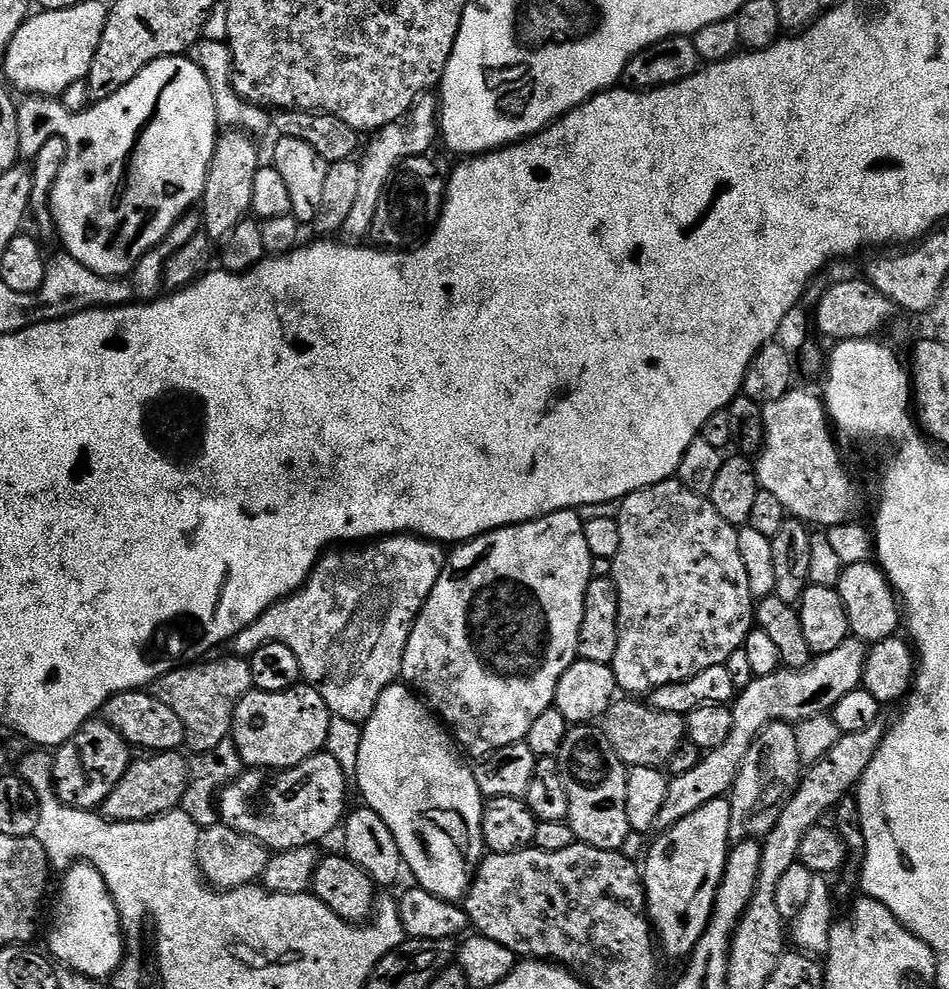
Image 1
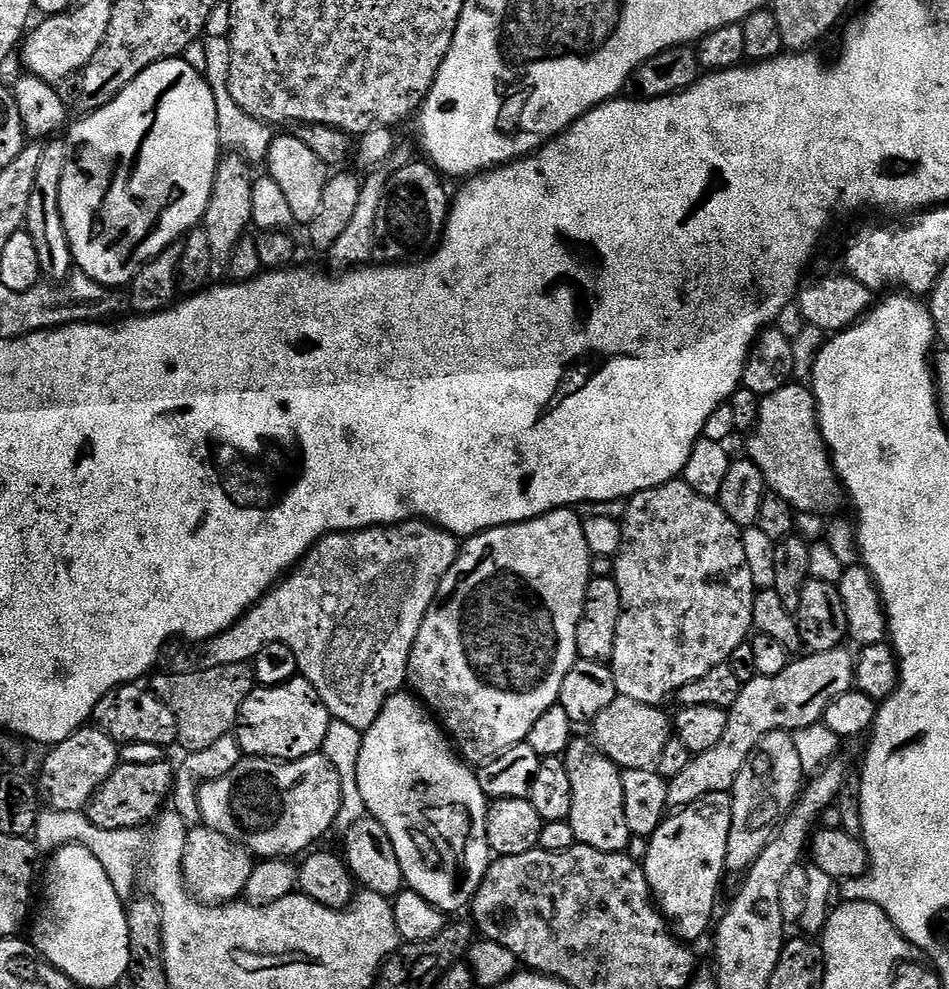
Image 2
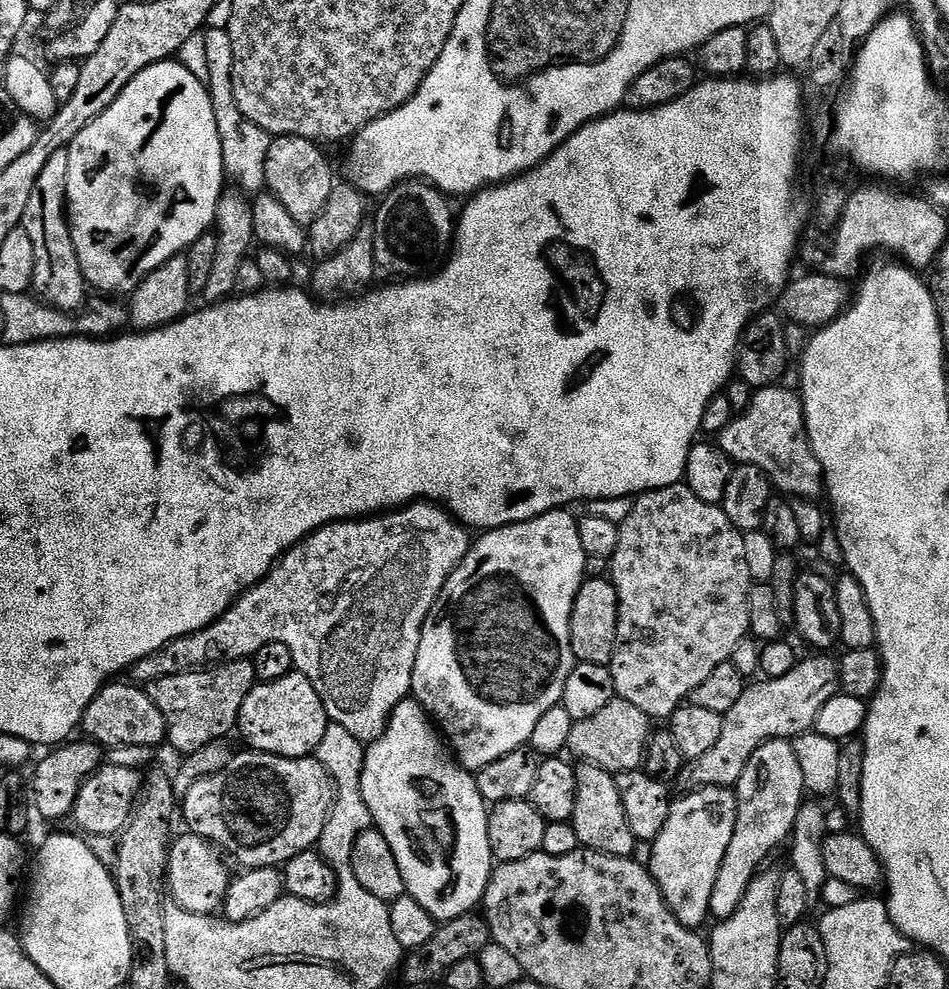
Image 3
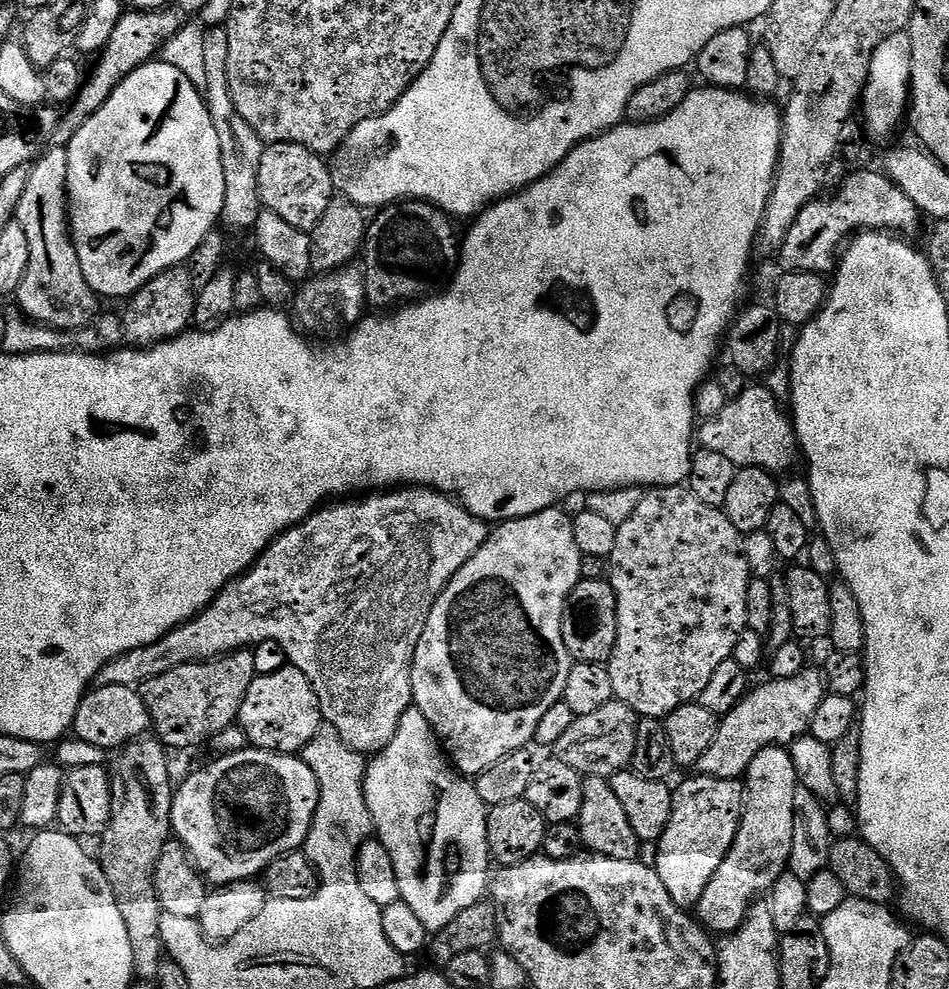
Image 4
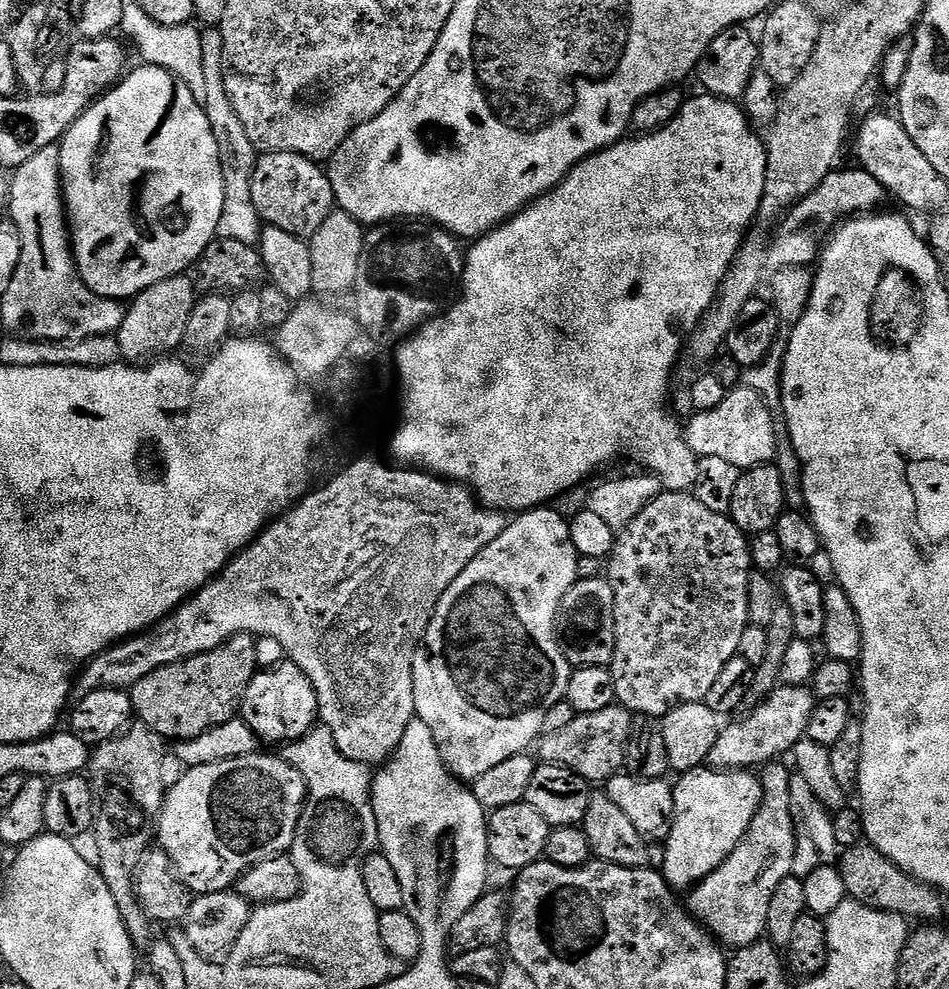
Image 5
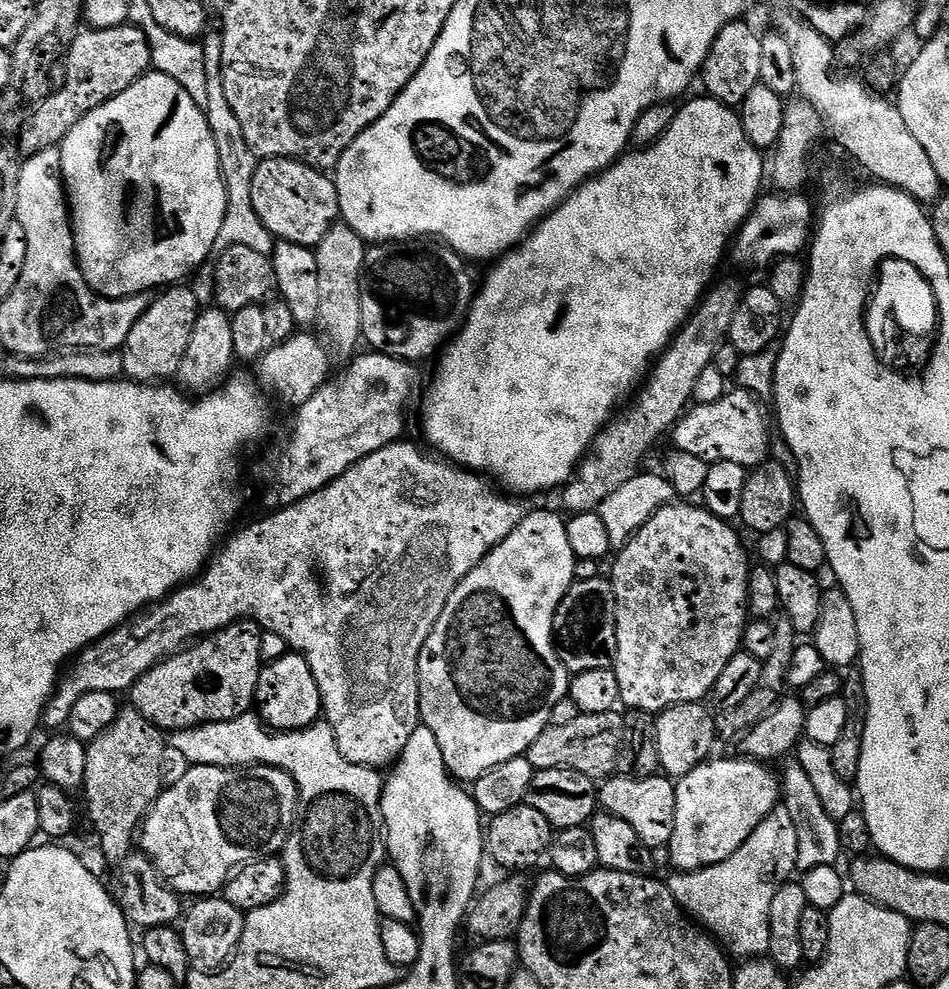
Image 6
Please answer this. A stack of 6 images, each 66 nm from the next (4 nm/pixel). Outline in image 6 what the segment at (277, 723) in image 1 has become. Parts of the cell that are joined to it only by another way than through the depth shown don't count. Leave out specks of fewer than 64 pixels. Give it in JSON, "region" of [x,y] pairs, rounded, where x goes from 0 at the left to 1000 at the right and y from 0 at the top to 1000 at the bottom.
{"region":[[[305,661],[279,670],[274,676],[268,716],[275,729],[293,740],[313,740],[334,731],[339,724],[337,699],[322,665]]]}

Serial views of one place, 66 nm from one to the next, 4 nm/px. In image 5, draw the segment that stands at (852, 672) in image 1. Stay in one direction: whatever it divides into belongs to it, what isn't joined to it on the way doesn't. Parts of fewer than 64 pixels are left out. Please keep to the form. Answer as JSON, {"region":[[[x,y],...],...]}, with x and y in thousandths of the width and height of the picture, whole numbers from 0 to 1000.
{"region":[[[823,692],[817,696],[799,715],[791,717],[781,728],[776,728],[772,732],[764,731],[757,742],[757,750],[752,750],[752,758],[748,758],[746,772],[751,777],[760,779],[797,779],[806,772],[821,769],[825,762],[834,761],[836,754],[842,748],[848,747],[854,734],[854,722],[861,714],[861,707],[856,702],[855,695],[832,694]]]}

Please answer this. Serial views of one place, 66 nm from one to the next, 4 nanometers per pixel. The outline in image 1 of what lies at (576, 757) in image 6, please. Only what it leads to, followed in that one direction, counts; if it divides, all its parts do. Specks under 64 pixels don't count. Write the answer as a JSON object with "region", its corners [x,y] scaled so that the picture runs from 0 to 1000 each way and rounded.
{"region":[[[670,706],[650,707],[634,725],[634,739],[638,746],[647,754],[651,766],[663,777],[668,775],[689,775],[700,777],[705,766],[723,748],[721,725],[698,718],[689,718],[681,710],[674,712]]]}

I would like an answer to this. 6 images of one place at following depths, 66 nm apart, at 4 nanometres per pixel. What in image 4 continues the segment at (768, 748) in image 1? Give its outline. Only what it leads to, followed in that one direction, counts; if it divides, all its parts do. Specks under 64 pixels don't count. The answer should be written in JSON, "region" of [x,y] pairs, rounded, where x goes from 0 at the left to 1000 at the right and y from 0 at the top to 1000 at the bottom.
{"region":[[[830,756],[803,757],[790,770],[782,792],[784,822],[778,843],[731,919],[738,933],[750,944],[766,944],[784,935],[792,915],[812,902],[816,892],[828,881],[832,851],[837,851],[837,803],[841,790]]]}

